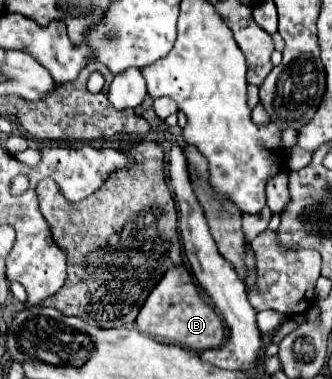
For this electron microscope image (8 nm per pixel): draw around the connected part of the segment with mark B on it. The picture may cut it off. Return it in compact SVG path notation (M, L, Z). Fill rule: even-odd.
M180 263L176 267L170 267L160 283L152 289L148 295L144 307L140 309L140 315L136 319L136 327L158 341L166 343L176 343L182 347L188 347L196 353L206 351L206 349L216 349L222 347L226 339L226 327L220 315L214 311L214 307L206 305L204 299L198 295L196 285L192 281L190 271Z

